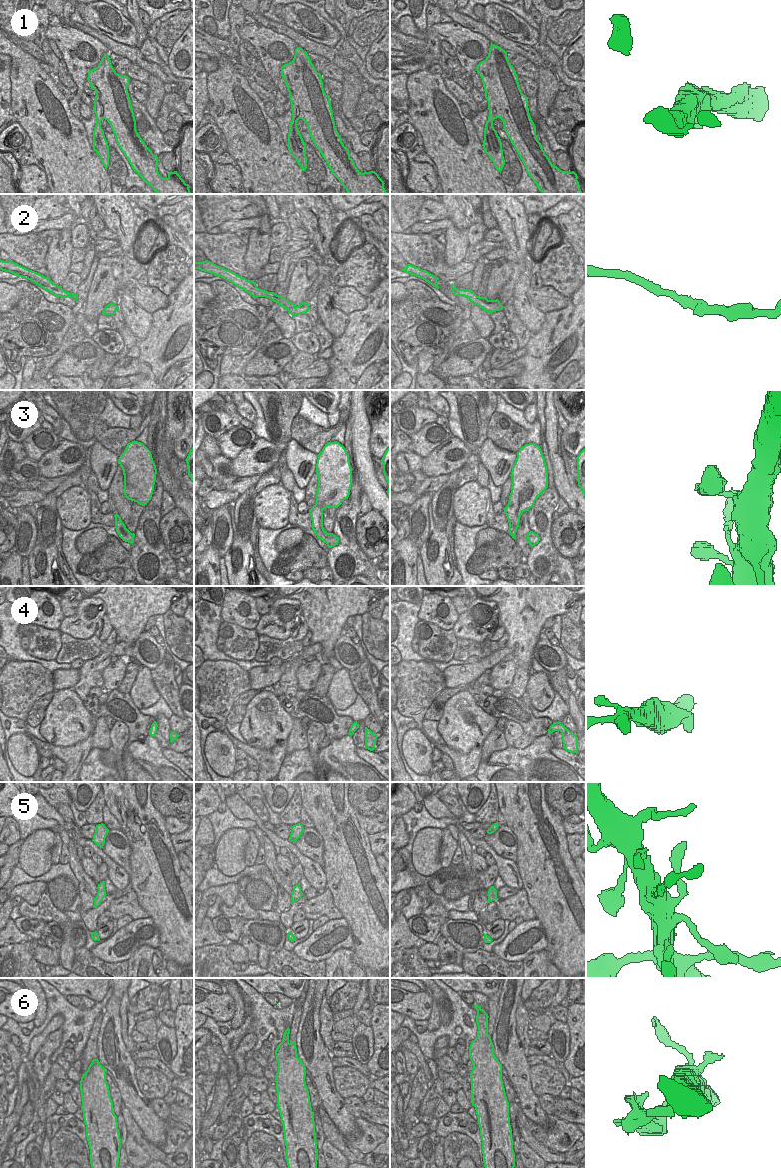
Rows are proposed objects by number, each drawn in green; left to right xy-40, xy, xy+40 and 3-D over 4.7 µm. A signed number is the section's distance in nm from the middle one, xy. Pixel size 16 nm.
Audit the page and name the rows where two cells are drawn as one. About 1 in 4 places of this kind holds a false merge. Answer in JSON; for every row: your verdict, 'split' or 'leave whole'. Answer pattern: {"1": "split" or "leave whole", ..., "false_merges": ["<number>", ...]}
{"1": "leave whole", "2": "leave whole", "3": "leave whole", "4": "leave whole", "5": "leave whole", "6": "split", "false_merges": ["6"]}

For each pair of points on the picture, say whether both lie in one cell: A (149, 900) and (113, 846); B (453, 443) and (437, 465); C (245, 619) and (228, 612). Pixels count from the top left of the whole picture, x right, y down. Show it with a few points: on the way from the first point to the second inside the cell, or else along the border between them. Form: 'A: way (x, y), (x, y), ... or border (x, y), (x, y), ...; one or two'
A: border (130, 848), (129, 875); two
B: way (449, 448), (442, 460); one
C: way (241, 615), (237, 612), (232, 612); one

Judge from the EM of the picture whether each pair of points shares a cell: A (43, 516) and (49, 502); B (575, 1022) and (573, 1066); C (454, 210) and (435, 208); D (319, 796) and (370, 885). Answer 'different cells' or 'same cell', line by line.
A: same cell
B: same cell
C: different cells
D: same cell

